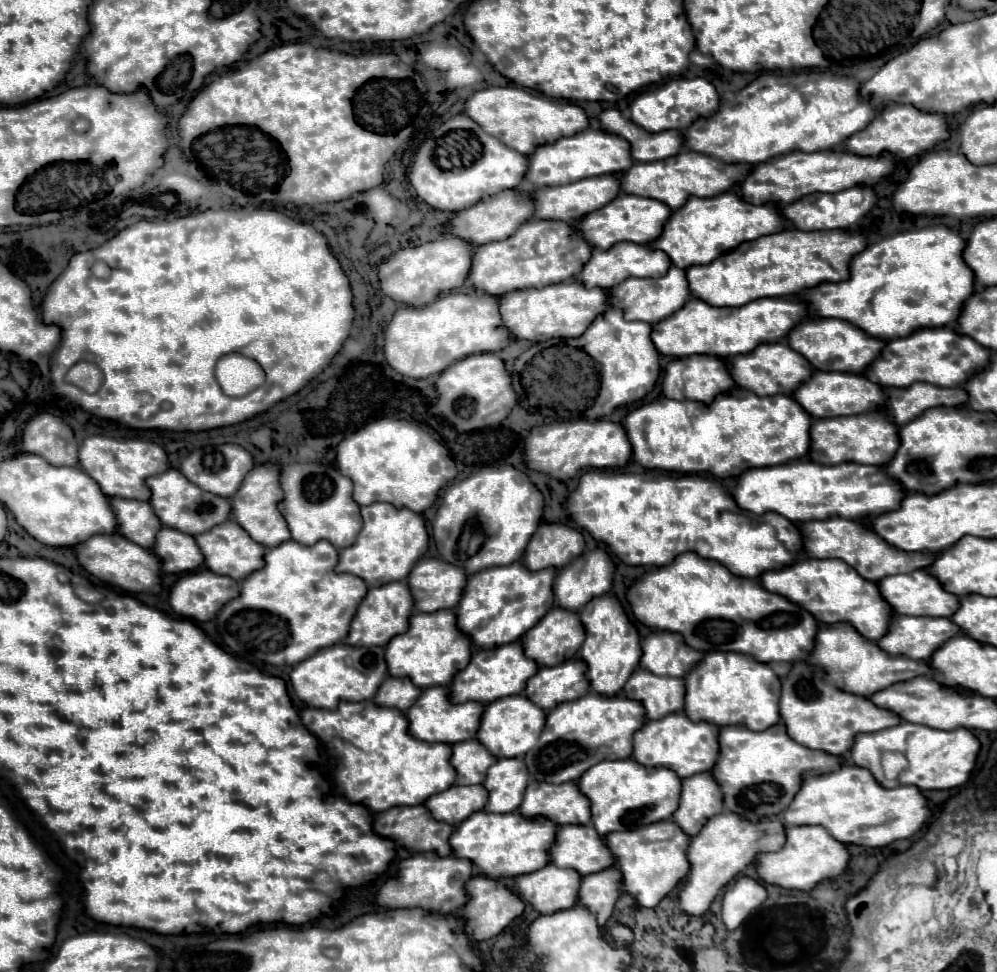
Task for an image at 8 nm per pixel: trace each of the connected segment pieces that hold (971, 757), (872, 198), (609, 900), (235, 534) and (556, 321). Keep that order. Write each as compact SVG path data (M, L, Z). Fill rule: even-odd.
M900 722L898 726L892 726L886 730L858 734L858 738L850 750L850 760L860 768L870 770L874 774L874 778L886 788L912 784L912 786L918 786L920 790L944 790L944 788L962 786L968 780L968 776L976 764L978 752L980 752L980 742L966 728L934 730L924 724ZM884 752L898 752L898 754L906 756L908 768L904 772L900 772L898 780L886 780L882 766L880 766Z
M854 186L848 190L840 190L834 194L810 194L794 204L782 208L782 214L798 228L798 230L836 230L836 228L850 228L864 218L866 212L876 202L876 194L872 188Z
M606 868L596 874L588 874L580 886L578 902L598 916L600 924L606 924L612 916L614 904L622 894L622 872L618 868Z
M228 520L220 526L214 526L212 530L198 534L196 542L206 558L206 568L214 570L216 574L230 574L230 578L238 578L244 580L248 574L260 570L264 566L264 552L266 548L258 542L254 542L246 530L242 530L242 526L238 526L234 520Z
M578 280L550 284L538 290L516 290L500 298L500 314L504 324L516 338L532 342L544 342L550 338L578 338L606 310L608 292L604 288L586 288Z

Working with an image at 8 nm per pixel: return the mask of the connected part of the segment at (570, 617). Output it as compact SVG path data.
M554 606L524 638L524 652L540 666L556 666L574 658L584 642L584 626L576 612Z

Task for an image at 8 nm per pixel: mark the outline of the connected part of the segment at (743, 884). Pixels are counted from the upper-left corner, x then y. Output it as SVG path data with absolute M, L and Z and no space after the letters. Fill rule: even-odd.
M740 876L734 886L724 894L722 902L722 920L728 930L736 930L764 900L768 898L768 890L764 884L754 878Z

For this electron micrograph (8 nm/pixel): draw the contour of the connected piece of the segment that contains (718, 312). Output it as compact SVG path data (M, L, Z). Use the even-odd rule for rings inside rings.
M690 298L684 308L670 318L654 324L652 342L664 356L710 354L728 358L750 354L760 342L780 342L788 332L808 316L808 304L790 298L758 298L738 308L716 308L700 298Z

